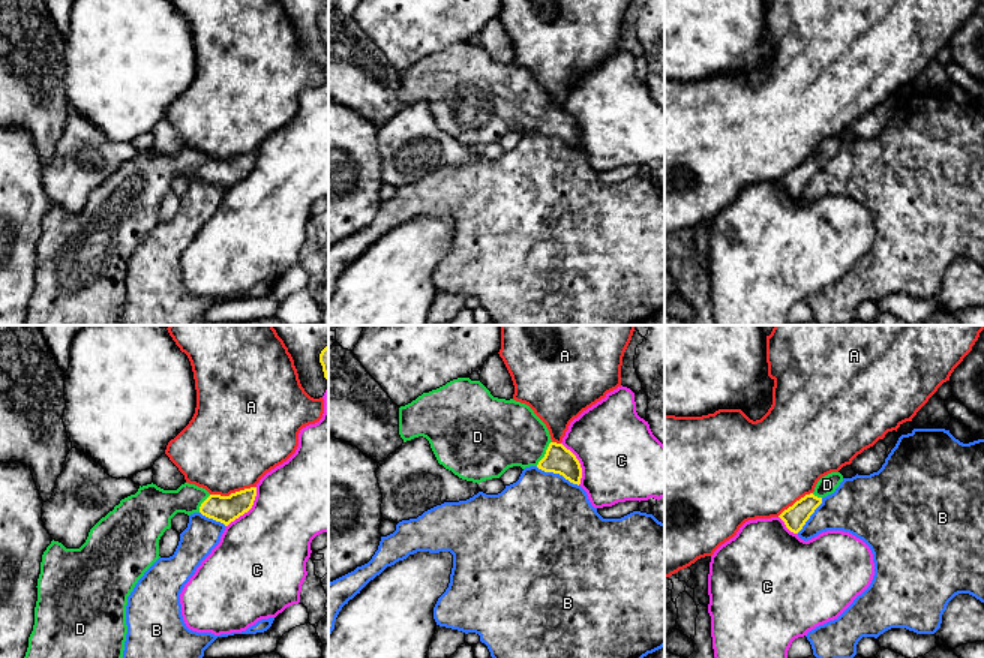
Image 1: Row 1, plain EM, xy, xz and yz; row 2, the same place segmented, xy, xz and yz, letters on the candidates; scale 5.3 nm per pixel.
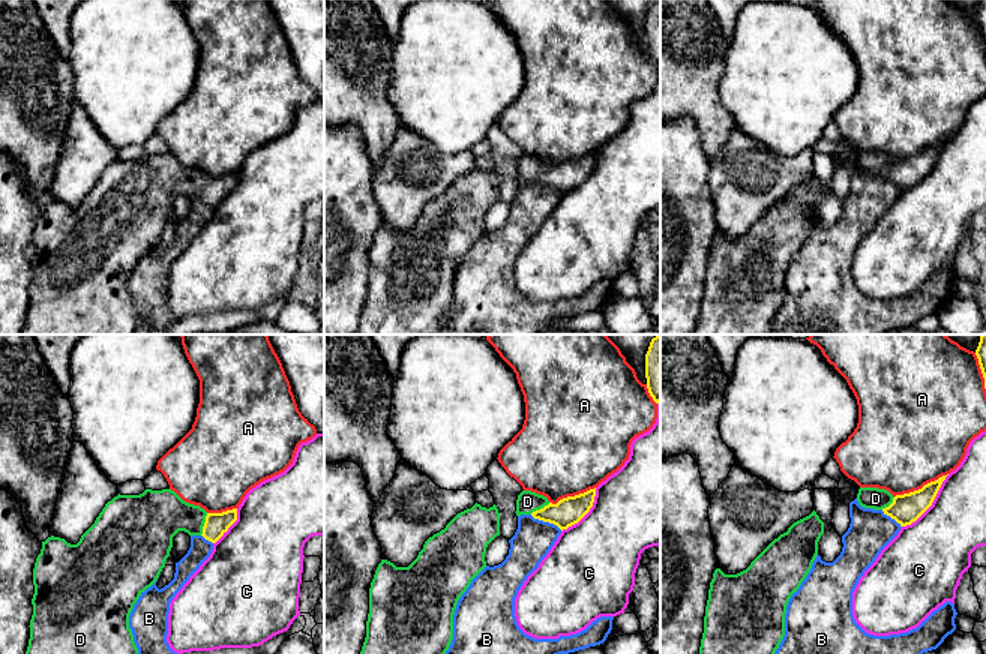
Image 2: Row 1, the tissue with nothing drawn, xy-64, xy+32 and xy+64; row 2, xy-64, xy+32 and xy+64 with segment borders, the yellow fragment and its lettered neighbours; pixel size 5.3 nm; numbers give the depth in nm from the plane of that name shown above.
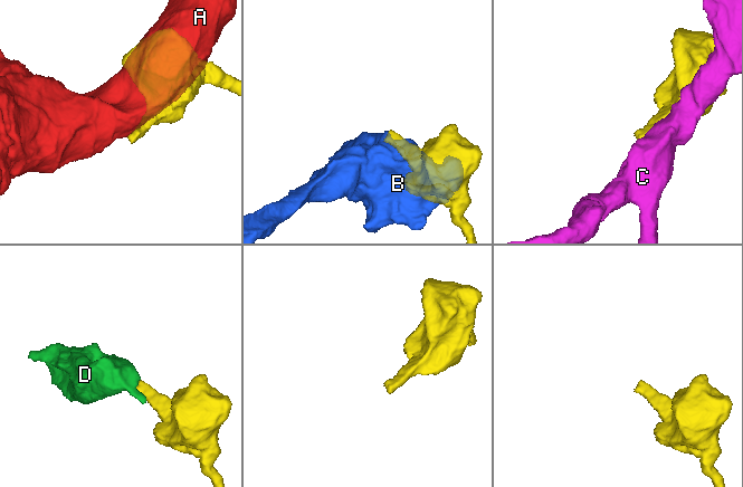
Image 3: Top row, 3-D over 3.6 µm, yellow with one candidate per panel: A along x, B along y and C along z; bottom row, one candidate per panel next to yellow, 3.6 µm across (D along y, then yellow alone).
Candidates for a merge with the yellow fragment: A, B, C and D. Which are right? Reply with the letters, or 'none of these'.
D

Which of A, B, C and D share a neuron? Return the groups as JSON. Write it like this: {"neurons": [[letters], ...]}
{"neurons": [["A"], ["B"], ["C"], ["D"]]}

